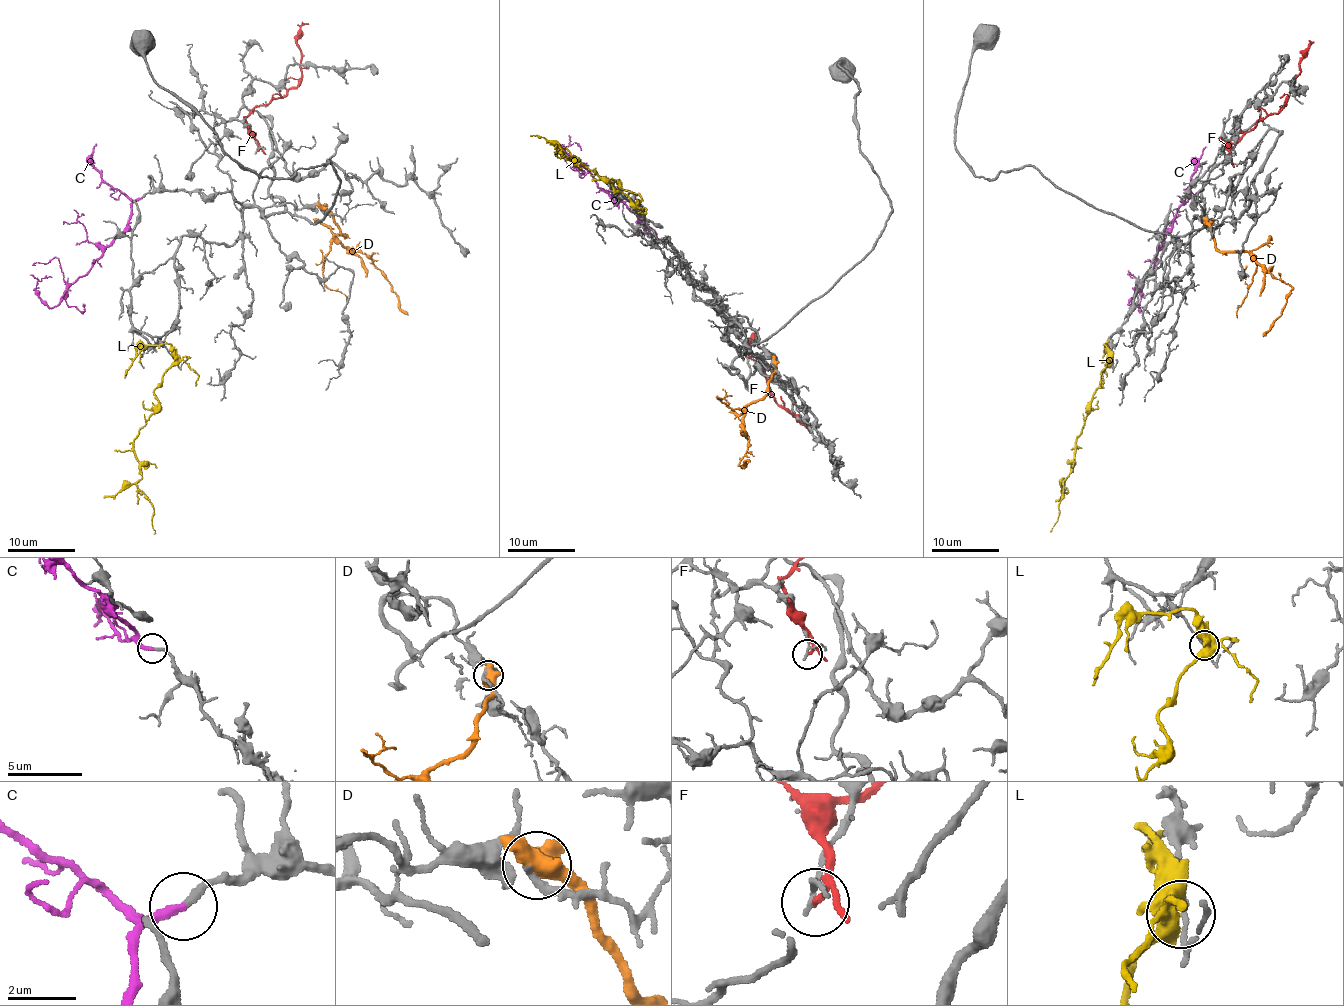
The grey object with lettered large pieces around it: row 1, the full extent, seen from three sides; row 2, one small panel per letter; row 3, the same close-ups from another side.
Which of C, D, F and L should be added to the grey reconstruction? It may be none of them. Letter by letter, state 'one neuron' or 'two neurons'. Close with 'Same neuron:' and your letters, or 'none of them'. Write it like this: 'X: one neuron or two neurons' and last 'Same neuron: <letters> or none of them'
C: one neuron
D: two neurons
F: two neurons
L: two neurons
Same neuron: C

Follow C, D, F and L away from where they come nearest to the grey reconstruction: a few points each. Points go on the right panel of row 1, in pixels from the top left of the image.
C: (1182, 201), (1165, 234), (1154, 268), (1142, 279), (1129, 305), (1135, 292), (1136, 279), (1128, 274), (1131, 274)
D: (1208, 222), (1220, 250), (1244, 250), (1251, 253), (1274, 277), (1290, 287), (1280, 317), (1262, 336)
F: (1228, 163), (1233, 143), (1259, 120), (1278, 114), (1285, 106), (1290, 85), (1300, 73), (1303, 54), (1313, 43)
L: (1112, 361), (1104, 368), (1089, 403), (1075, 443), (1072, 472), (1063, 486), (1057, 522), (1050, 532)

